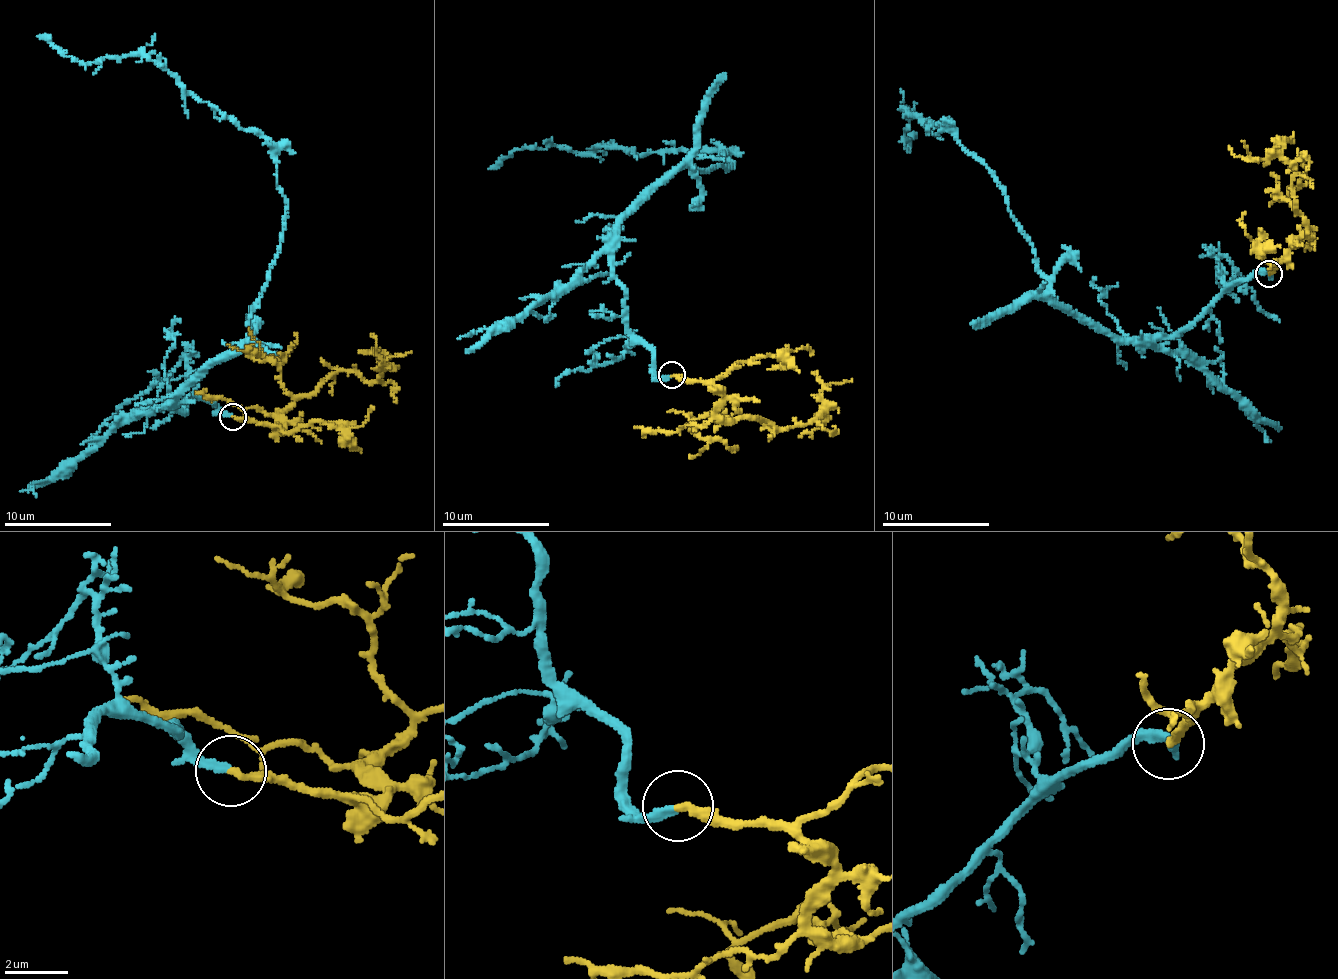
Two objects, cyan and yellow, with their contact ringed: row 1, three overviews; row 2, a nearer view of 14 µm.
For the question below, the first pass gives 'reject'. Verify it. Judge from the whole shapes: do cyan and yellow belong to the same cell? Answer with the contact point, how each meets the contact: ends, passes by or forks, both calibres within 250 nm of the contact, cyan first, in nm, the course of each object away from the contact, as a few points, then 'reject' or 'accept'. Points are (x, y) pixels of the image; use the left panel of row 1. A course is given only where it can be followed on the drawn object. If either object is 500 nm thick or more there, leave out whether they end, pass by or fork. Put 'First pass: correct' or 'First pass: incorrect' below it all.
(232, 416) | cyan ends | yellow ends | 240/240 nm | cyan via (232, 416), (173, 396), (246, 340), (285, 217), (276, 150), (152, 60), (80, 65), (37, 36) | yellow via (232, 416), (278, 426), (283, 419), (278, 416), (340, 369), (377, 379), (382, 358), (370, 333) | accept
First pass: incorrect

